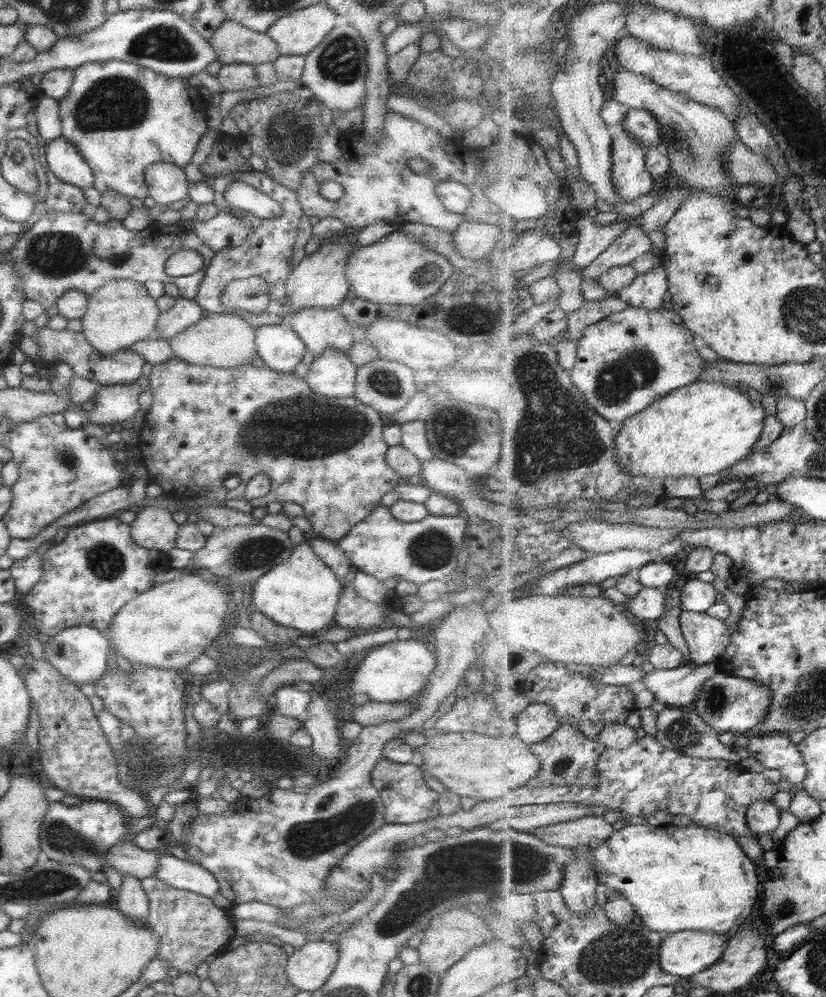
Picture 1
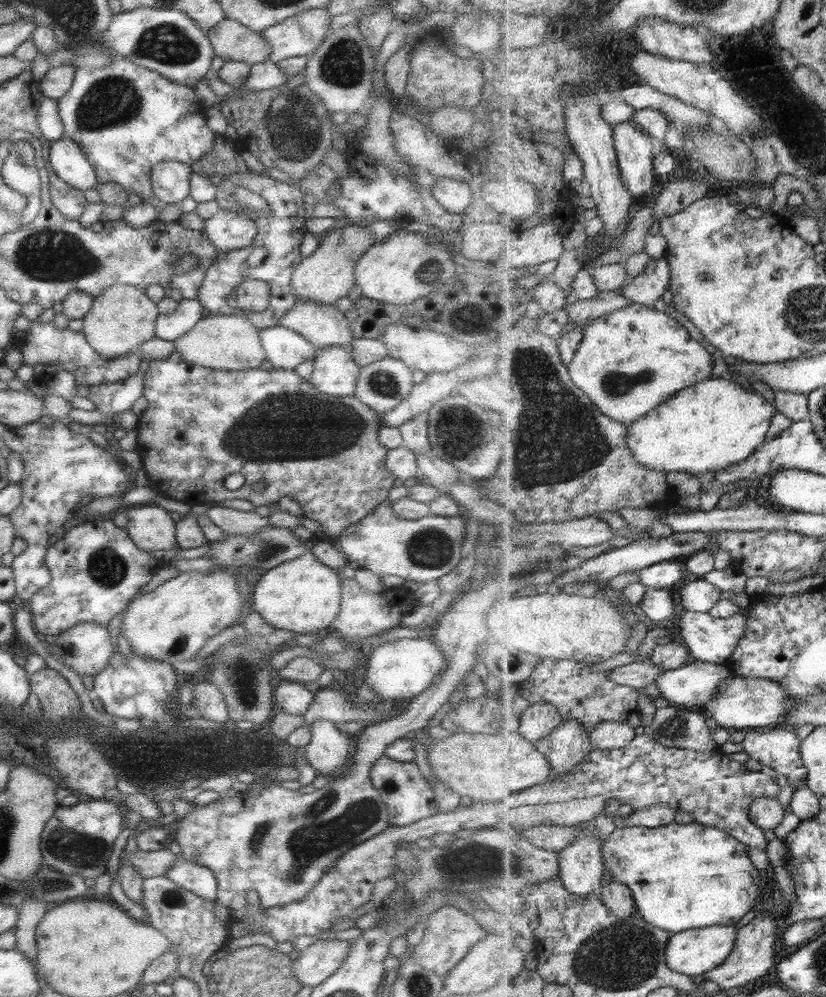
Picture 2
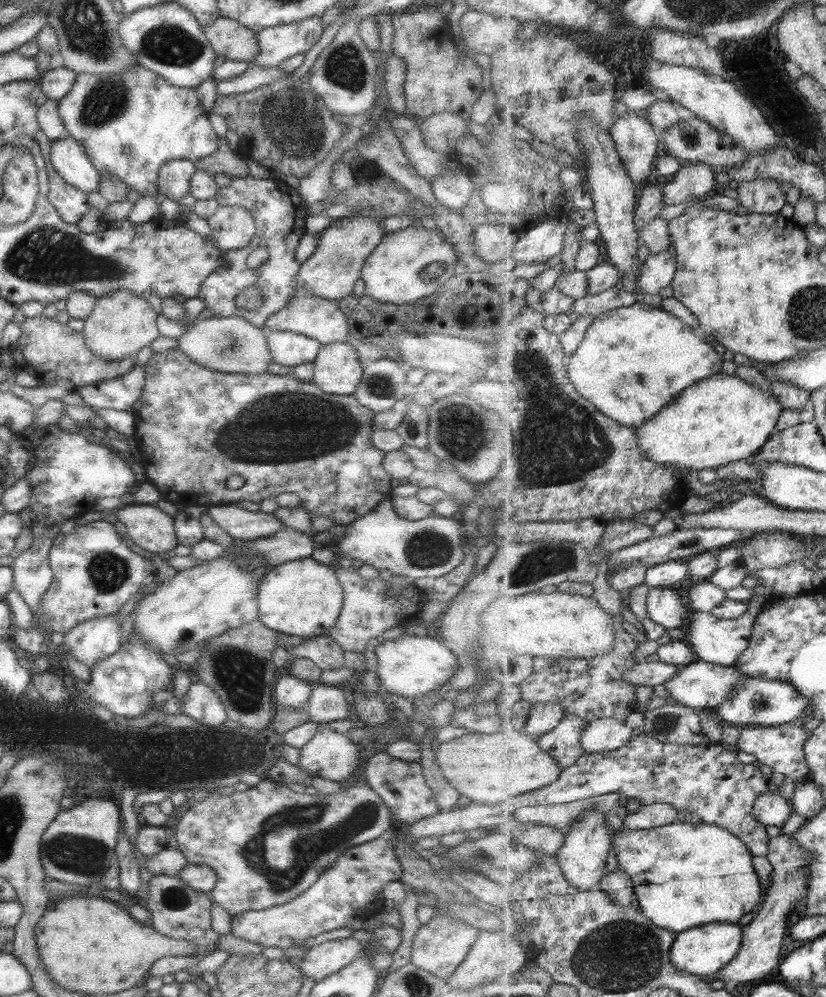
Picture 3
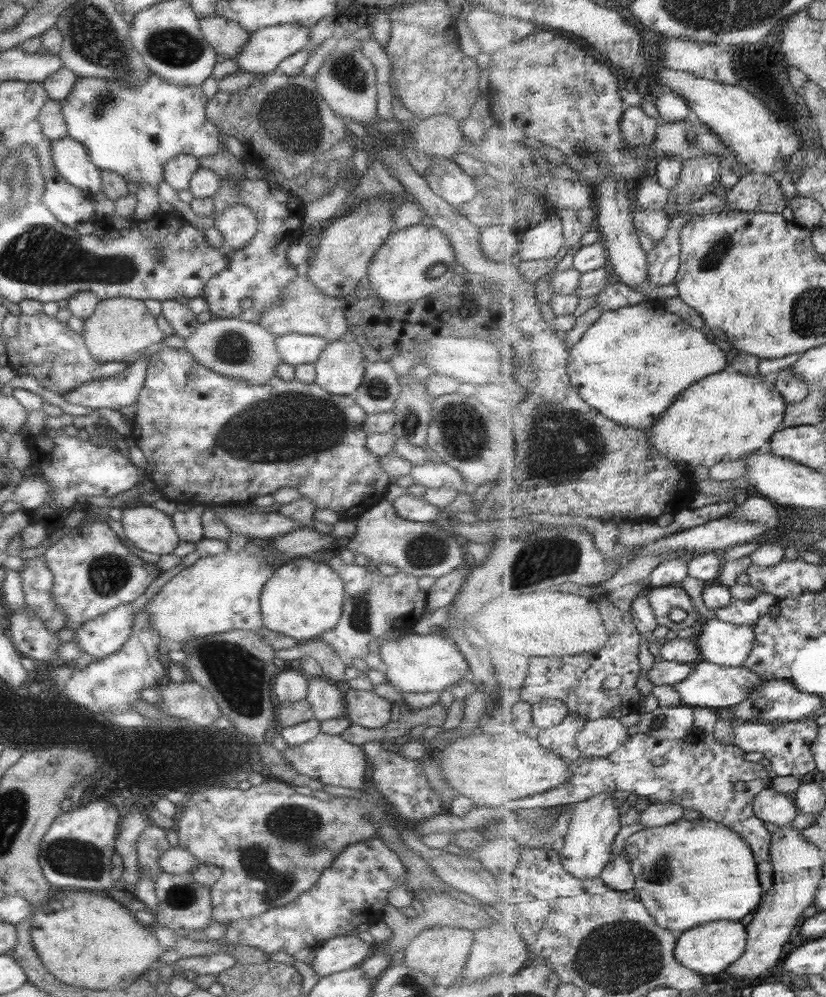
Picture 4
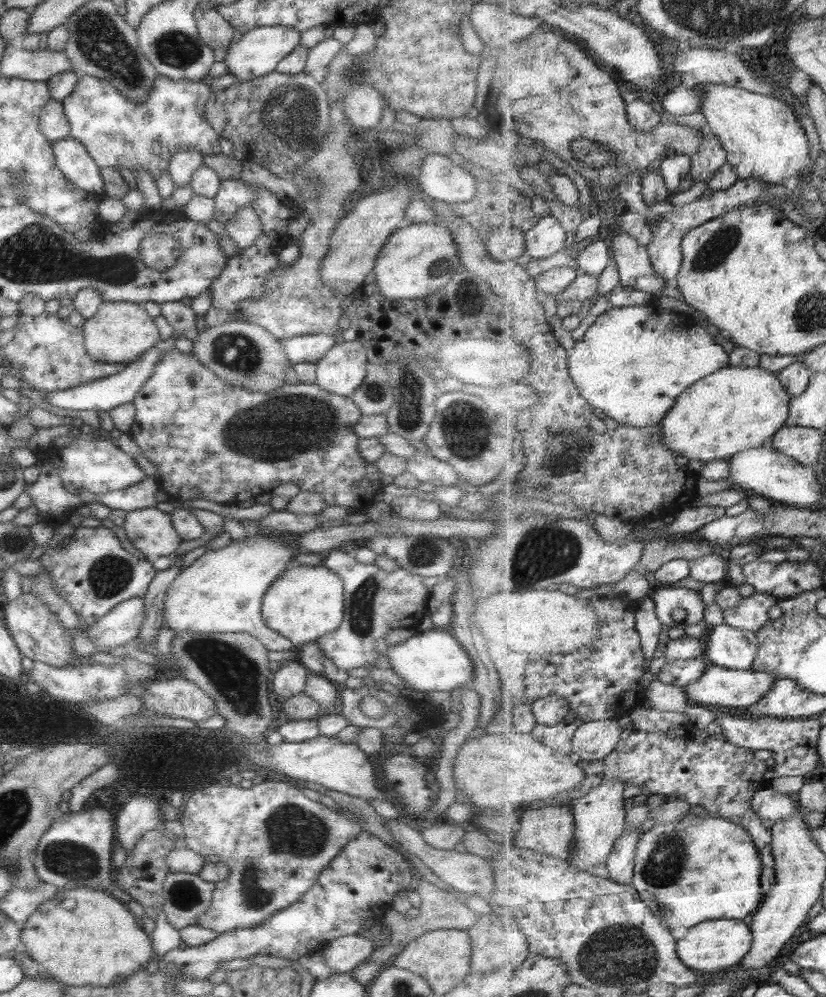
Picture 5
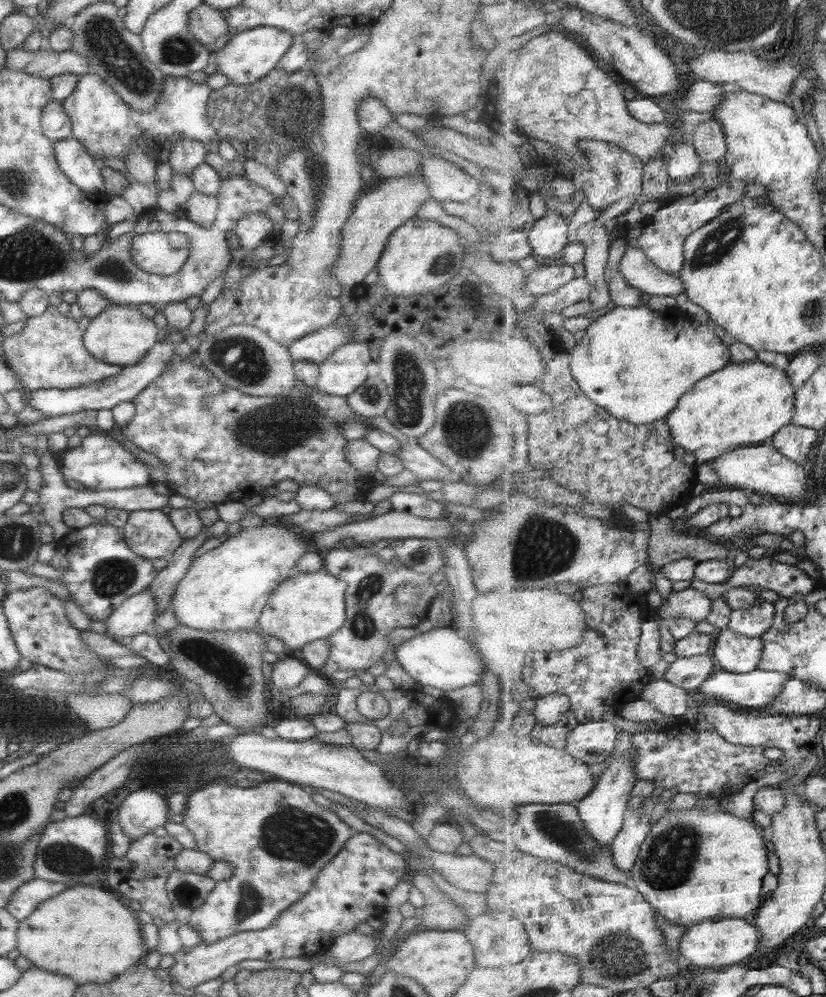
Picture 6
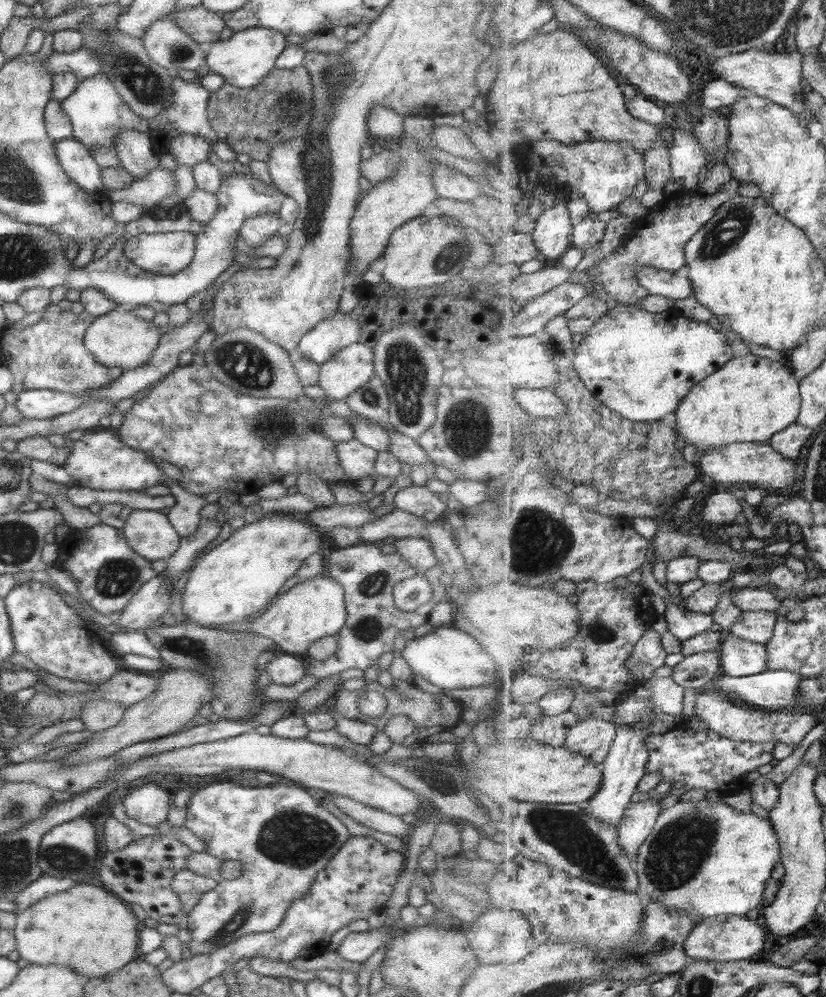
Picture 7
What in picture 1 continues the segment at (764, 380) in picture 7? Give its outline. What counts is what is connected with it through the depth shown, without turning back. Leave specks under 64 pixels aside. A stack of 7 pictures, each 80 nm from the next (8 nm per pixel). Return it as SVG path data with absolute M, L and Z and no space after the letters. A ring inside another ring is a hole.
M699 380L662 396L648 409L627 419L625 424L620 424L621 434L616 438L618 460L623 467L627 467L629 475L653 482L685 476L699 480L710 475L715 477L722 470L731 469L752 454L753 446L763 432L765 416L767 414L763 406L751 402L745 390L725 386L722 382Z

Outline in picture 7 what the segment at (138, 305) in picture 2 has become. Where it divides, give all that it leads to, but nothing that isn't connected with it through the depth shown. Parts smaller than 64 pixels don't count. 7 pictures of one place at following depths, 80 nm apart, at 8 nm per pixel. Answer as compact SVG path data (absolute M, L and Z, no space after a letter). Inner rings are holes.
M110 310L101 316L94 317L85 329L82 343L85 350L100 364L106 367L131 370L148 361L159 340L159 329L151 321L135 316L131 311L117 312Z

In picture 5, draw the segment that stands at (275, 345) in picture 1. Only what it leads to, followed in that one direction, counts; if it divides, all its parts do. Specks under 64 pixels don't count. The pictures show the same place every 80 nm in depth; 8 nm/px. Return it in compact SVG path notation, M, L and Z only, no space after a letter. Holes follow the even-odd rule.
M305 334L280 340L289 365L297 363L315 364L335 344L340 336L335 334Z

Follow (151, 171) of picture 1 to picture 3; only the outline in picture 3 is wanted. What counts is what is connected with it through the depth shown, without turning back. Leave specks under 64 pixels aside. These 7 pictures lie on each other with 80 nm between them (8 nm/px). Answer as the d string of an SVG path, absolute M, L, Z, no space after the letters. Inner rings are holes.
M182 158L164 162L158 168L156 188L165 194L165 199L179 200L188 193L188 184L195 171L194 164Z

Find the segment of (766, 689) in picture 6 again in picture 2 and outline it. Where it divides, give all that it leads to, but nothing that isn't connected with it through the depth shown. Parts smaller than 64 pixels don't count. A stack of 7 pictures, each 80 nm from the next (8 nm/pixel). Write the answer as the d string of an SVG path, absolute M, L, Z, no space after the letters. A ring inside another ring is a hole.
M693 660L681 668L663 671L654 684L669 704L700 709L714 697L719 683L735 676L724 664Z

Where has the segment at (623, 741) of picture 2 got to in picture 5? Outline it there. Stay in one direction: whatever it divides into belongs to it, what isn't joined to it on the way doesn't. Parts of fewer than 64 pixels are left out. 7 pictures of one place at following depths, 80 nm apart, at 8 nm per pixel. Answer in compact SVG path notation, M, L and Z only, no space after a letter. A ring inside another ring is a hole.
M616 719L584 722L575 733L573 756L578 760L603 760L611 755L621 742L623 727Z

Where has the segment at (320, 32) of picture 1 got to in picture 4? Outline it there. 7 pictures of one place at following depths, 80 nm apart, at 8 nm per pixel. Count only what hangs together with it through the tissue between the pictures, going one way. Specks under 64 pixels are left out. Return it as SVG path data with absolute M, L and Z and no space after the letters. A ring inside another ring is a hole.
M285 24L254 31L249 34L241 53L231 62L237 66L237 73L261 76L272 73L279 62L291 54L313 48L309 30L311 28Z

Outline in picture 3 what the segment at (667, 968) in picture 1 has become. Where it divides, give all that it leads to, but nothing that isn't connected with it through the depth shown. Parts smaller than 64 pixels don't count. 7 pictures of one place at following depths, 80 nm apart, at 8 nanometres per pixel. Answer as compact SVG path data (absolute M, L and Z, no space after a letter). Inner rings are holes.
M729 922L711 923L676 933L674 948L671 950L671 961L679 970L705 978L719 973L719 970L731 964L739 956L739 950L743 948L742 938L742 926Z

